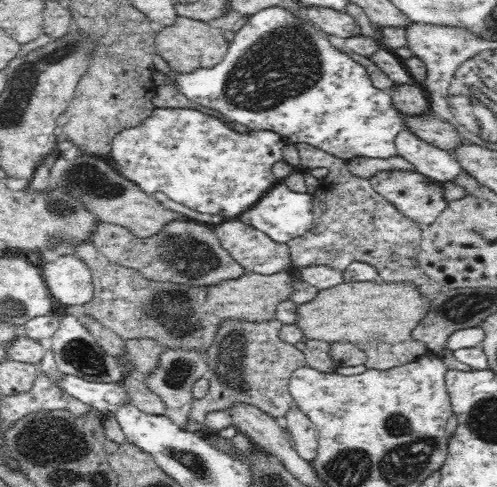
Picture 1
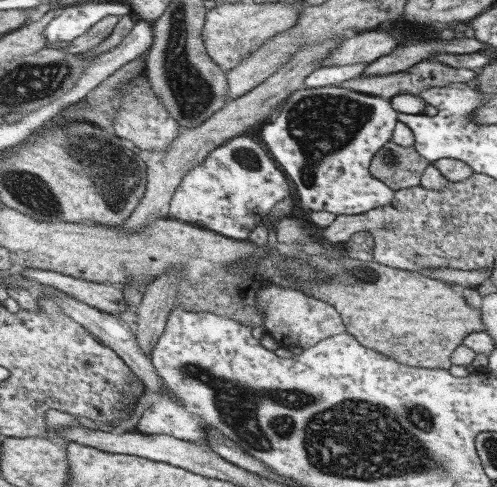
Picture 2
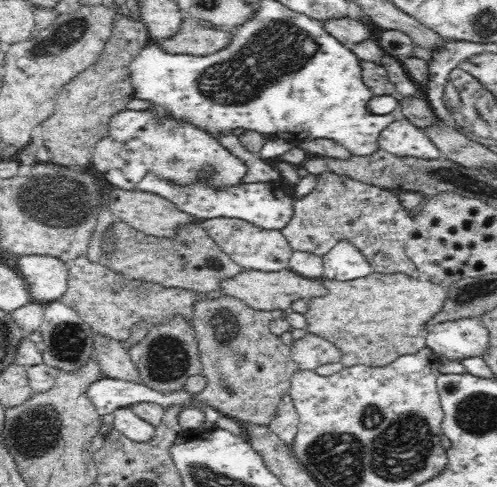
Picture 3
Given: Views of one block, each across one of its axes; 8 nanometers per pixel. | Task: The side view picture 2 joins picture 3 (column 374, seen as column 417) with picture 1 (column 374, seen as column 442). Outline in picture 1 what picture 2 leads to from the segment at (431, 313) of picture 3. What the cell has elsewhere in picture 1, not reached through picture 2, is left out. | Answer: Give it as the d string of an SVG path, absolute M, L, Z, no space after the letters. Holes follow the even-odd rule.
M380 280L378 282L342 282L340 286L320 290L312 302L300 304L296 312L296 326L302 328L308 340L322 340L330 344L344 340L358 346L366 356L364 366L368 370L390 370L396 366L404 366L406 362L412 362L412 358L430 354L428 346L414 338L414 330L428 316L430 308L432 308L432 302L428 300L428 296L422 296L418 286L414 286L412 282L380 282Z

